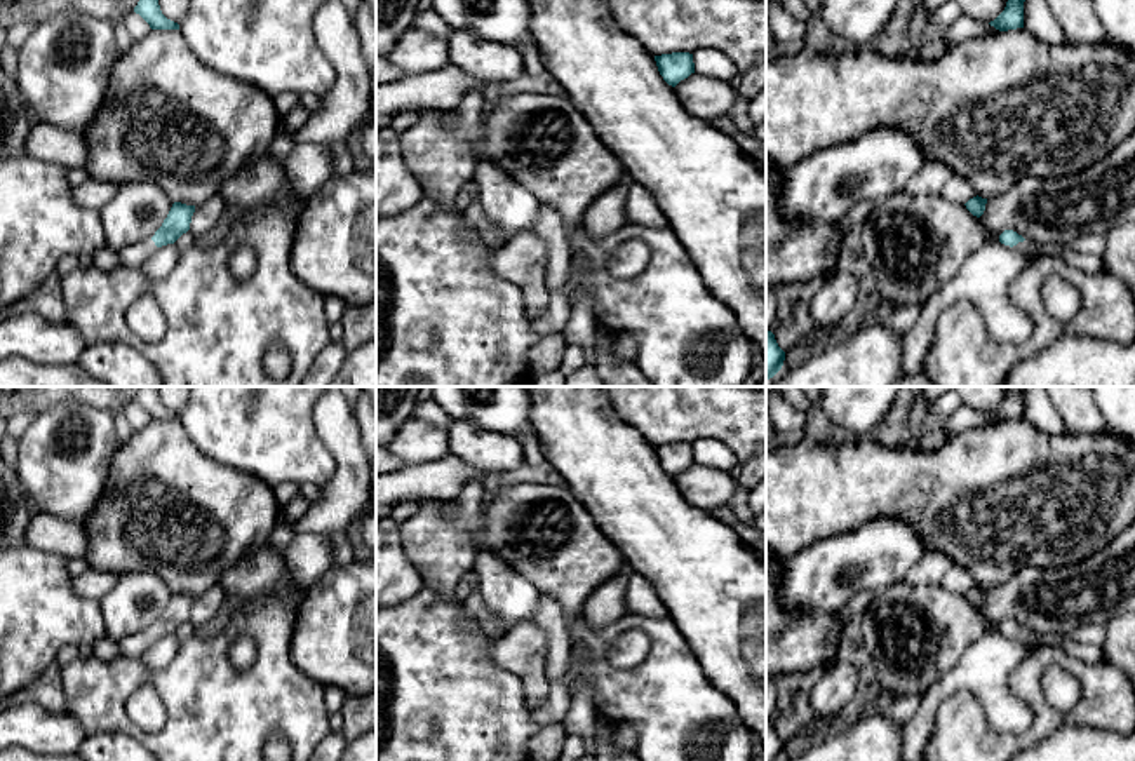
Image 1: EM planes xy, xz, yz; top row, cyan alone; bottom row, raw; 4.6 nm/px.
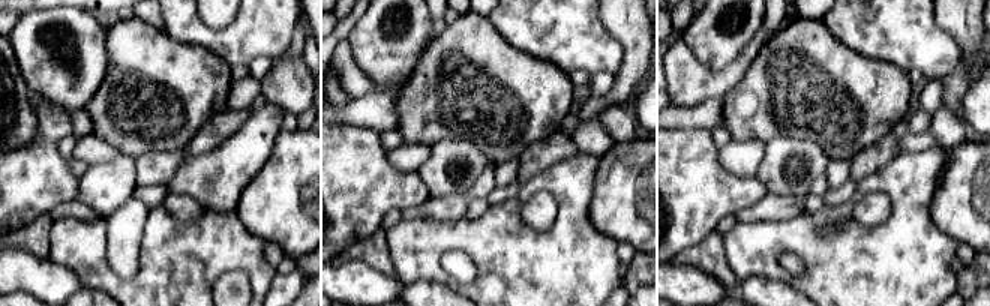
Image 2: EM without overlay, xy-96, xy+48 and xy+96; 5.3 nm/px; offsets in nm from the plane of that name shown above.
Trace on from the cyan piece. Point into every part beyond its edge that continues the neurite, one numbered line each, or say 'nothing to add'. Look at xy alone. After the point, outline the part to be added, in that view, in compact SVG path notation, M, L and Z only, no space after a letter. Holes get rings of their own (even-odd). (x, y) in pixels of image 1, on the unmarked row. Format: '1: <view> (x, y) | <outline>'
1: xy (133, 646) | M144 629L124 639L118 639L120 657L139 660L139 657L155 643L157 636L151 629Z

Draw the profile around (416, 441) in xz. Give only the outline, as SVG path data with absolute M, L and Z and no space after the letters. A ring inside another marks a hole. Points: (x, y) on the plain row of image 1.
M411 416L400 425L386 449L402 460L402 467L440 460L449 455L449 427Z

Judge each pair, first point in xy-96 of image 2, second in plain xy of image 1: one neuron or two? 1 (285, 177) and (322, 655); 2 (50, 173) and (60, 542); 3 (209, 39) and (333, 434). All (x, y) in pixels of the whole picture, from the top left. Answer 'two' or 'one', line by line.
1: one
2: two
3: two

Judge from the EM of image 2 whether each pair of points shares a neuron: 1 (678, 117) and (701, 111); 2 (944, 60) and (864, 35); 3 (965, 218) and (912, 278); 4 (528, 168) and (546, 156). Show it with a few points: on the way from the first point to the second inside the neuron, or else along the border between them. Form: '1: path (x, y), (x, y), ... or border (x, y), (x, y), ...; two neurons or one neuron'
1: path (684, 117), (695, 117); one neuron
2: path (924, 45), (906, 35), (884, 35); one neuron
3: border (929, 206), (932, 221), (959, 242); two neurons
4: path (533, 164), (542, 156); one neuron

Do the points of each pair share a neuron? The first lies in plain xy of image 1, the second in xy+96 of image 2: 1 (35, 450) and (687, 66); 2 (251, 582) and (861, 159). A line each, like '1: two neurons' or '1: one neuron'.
1: two neurons
2: one neuron

